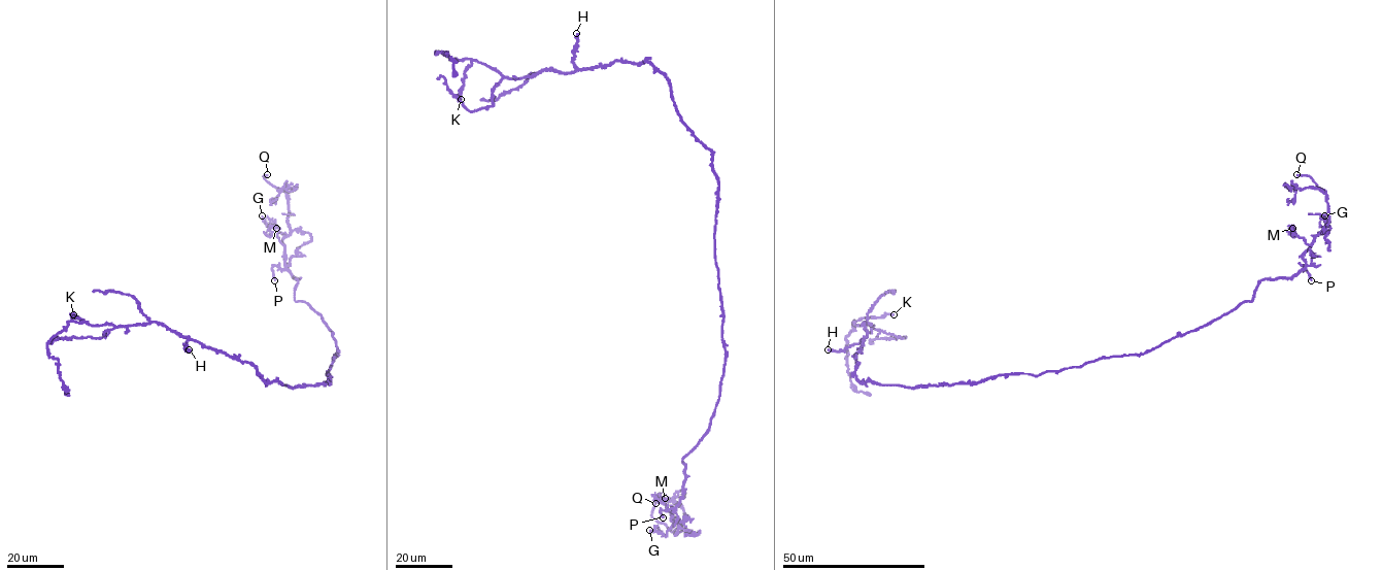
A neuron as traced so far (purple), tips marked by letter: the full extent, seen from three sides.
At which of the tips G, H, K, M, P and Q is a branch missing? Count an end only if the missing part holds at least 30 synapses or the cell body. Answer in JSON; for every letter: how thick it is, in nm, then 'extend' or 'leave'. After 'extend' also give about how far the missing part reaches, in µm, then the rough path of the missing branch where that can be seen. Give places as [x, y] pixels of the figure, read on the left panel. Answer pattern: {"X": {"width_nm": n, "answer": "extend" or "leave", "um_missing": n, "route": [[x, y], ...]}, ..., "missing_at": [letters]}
{"G": {"width_nm": 240, "answer": "leave"}, "H": {"width_nm": 340, "answer": "leave"}, "K": {"width_nm": 360, "answer": "leave"}, "M": {"width_nm": 170, "answer": "leave"}, "P": {"width_nm": 170, "answer": "leave"}, "Q": {"width_nm": 240, "answer": "extend", "um_missing": 45, "route": [[267, 174], [263, 155], [265, 121], [276, 105], [299, 93]]}, "missing_at": ["Q"]}

